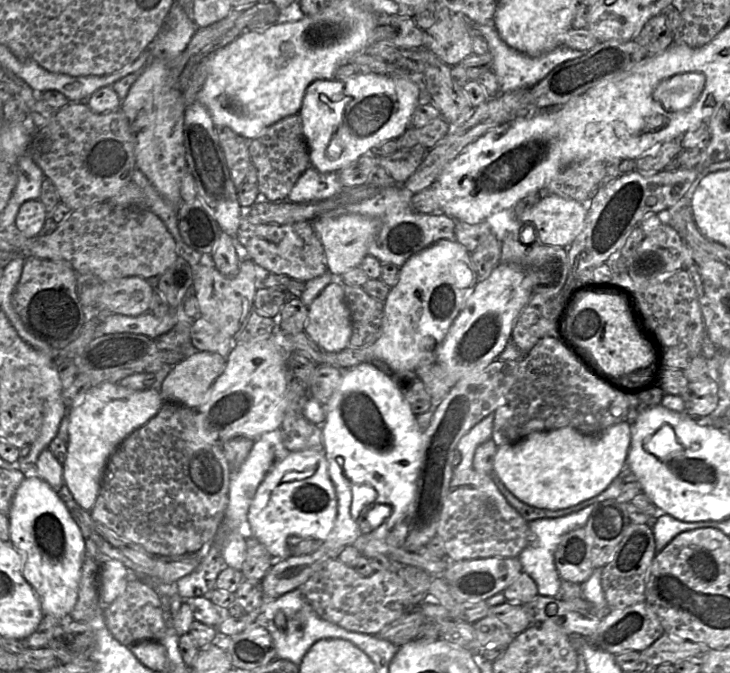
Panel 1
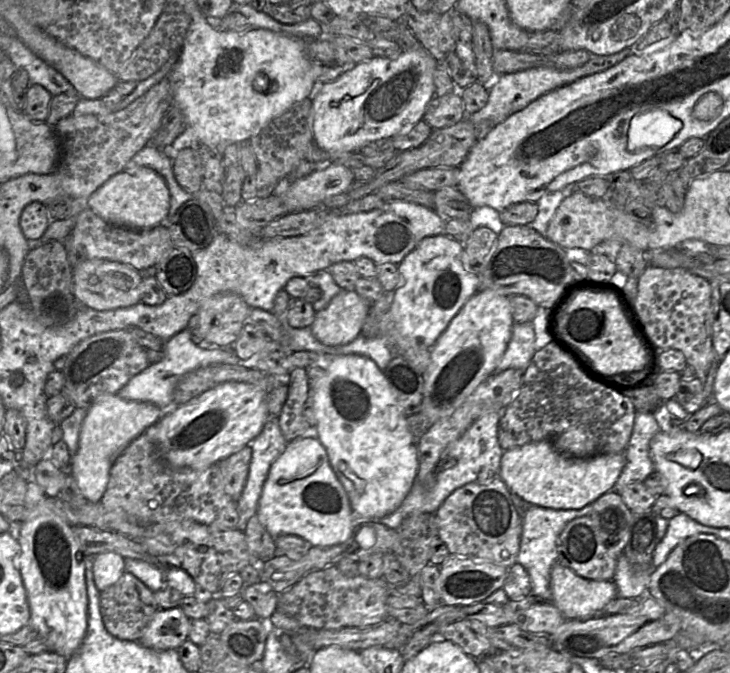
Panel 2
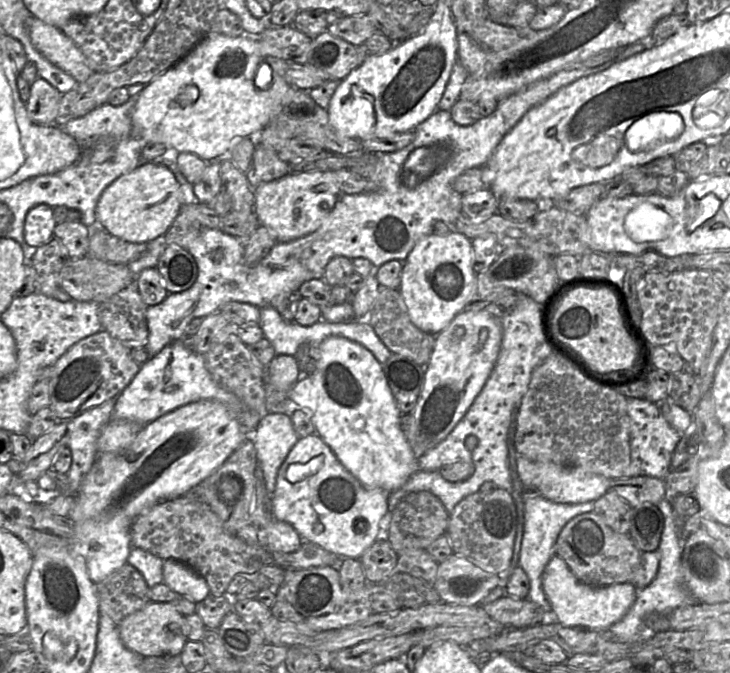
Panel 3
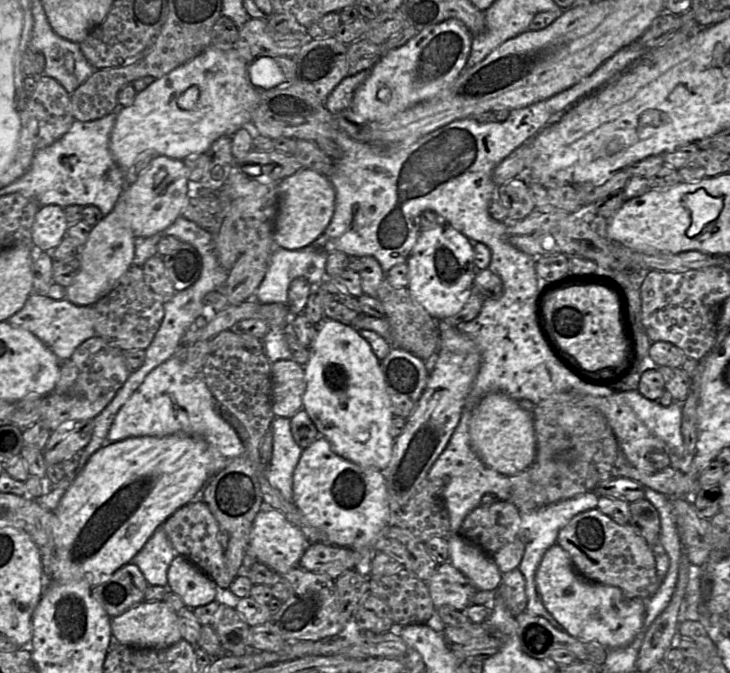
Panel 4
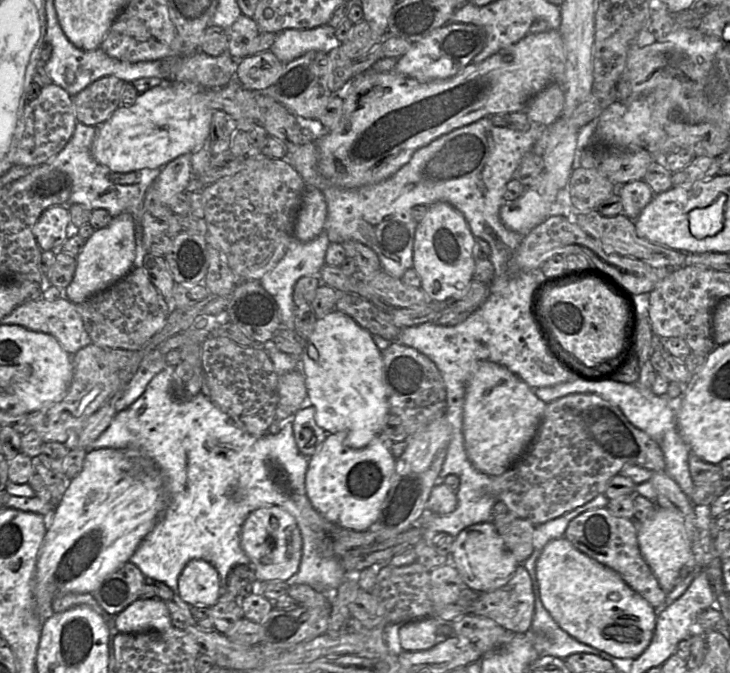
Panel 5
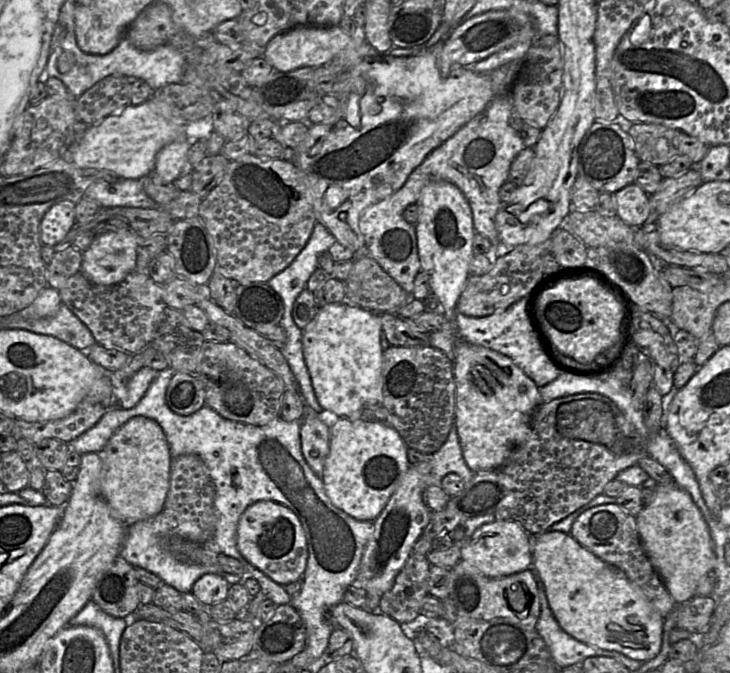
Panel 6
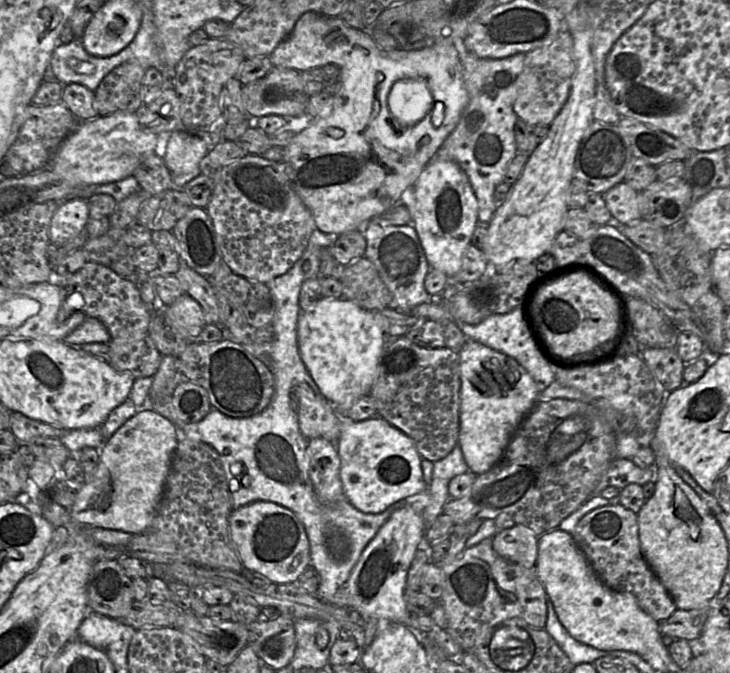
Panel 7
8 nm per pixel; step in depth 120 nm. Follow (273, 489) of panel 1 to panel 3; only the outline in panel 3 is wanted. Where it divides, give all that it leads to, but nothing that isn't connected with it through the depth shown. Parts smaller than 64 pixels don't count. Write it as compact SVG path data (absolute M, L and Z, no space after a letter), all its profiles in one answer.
M314 434L304 438L299 438L288 453L287 457L278 470L275 490L271 494L271 501L274 519L290 524L302 537L302 539L319 545L326 551L337 556L339 559L352 558L359 560L365 550L368 549L378 539L380 531L380 520L388 512L388 493L380 489L367 489L362 486L360 482L343 467L335 454L324 443L319 435Z

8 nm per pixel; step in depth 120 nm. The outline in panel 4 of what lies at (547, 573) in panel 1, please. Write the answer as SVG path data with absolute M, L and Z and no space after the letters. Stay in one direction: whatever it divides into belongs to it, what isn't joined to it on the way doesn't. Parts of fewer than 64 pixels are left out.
M587 492L574 498L562 500L531 512L521 513L522 540L525 543L525 551L518 570L521 571L526 580L527 609L532 615L547 619L555 628L562 629L552 614L545 608L537 592L535 576L538 566L549 548L557 543L560 530L577 514L595 509L598 506L599 496L594 492Z

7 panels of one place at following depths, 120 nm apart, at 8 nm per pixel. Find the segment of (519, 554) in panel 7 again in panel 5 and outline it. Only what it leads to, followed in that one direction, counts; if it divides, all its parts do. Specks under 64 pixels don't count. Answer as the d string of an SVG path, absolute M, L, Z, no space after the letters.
M492 522L471 525L462 530L452 545L450 562L465 586L479 593L491 592L505 585L521 564L508 549Z

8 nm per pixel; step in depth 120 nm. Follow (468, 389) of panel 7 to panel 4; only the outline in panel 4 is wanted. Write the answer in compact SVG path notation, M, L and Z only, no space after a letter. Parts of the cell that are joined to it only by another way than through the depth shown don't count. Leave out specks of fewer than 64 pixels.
M501 392L486 395L473 410L470 420L471 447L489 468L511 477L527 470L536 460L533 415Z

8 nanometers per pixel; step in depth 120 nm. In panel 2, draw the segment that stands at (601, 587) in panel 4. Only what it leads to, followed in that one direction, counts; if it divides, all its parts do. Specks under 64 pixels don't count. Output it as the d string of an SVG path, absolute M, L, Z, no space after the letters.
M558 562L551 569L552 602L566 620L591 619L600 616L600 611L618 595L616 584L612 581L594 581L577 575L573 570Z

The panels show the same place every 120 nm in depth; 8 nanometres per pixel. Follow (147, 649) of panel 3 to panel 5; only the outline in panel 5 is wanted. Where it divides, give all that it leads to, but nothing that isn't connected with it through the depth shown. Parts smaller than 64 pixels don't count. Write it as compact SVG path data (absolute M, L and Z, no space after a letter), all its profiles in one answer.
M159 598L134 601L113 617L113 626L119 633L126 634L164 632L173 627L168 608Z

